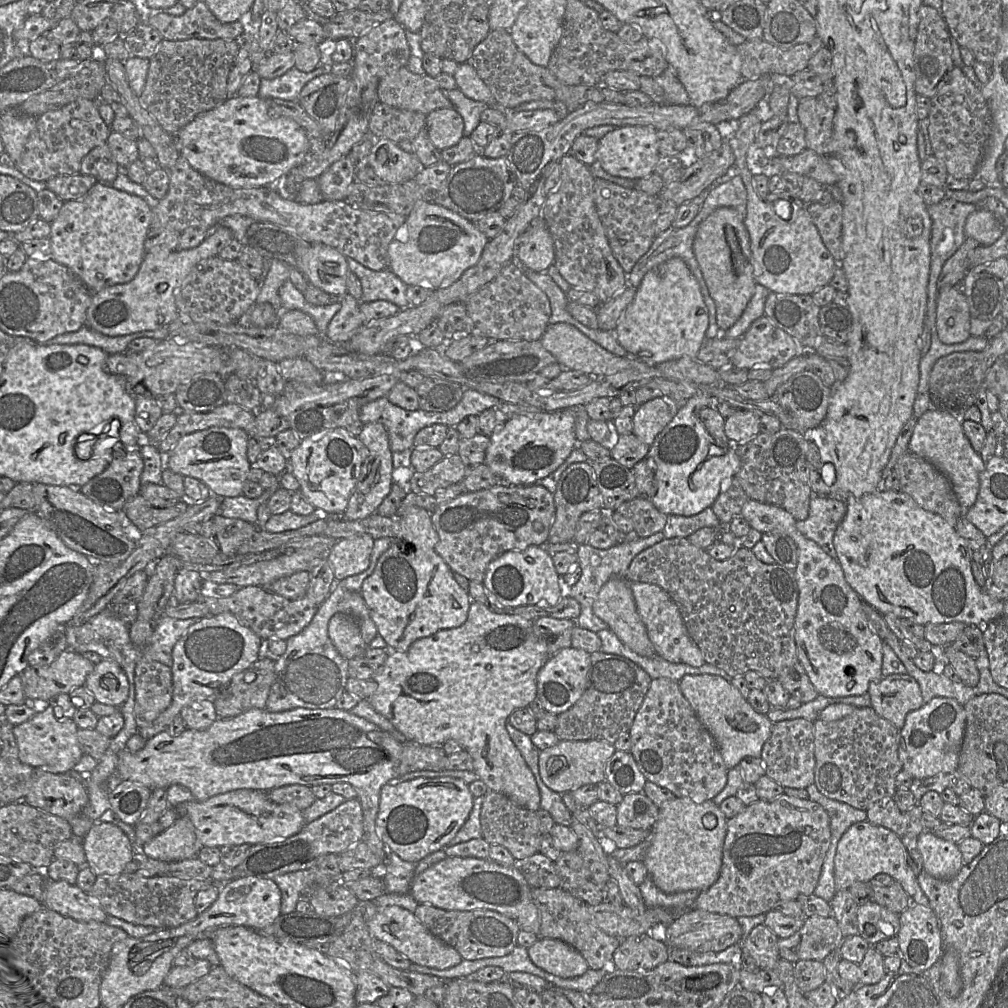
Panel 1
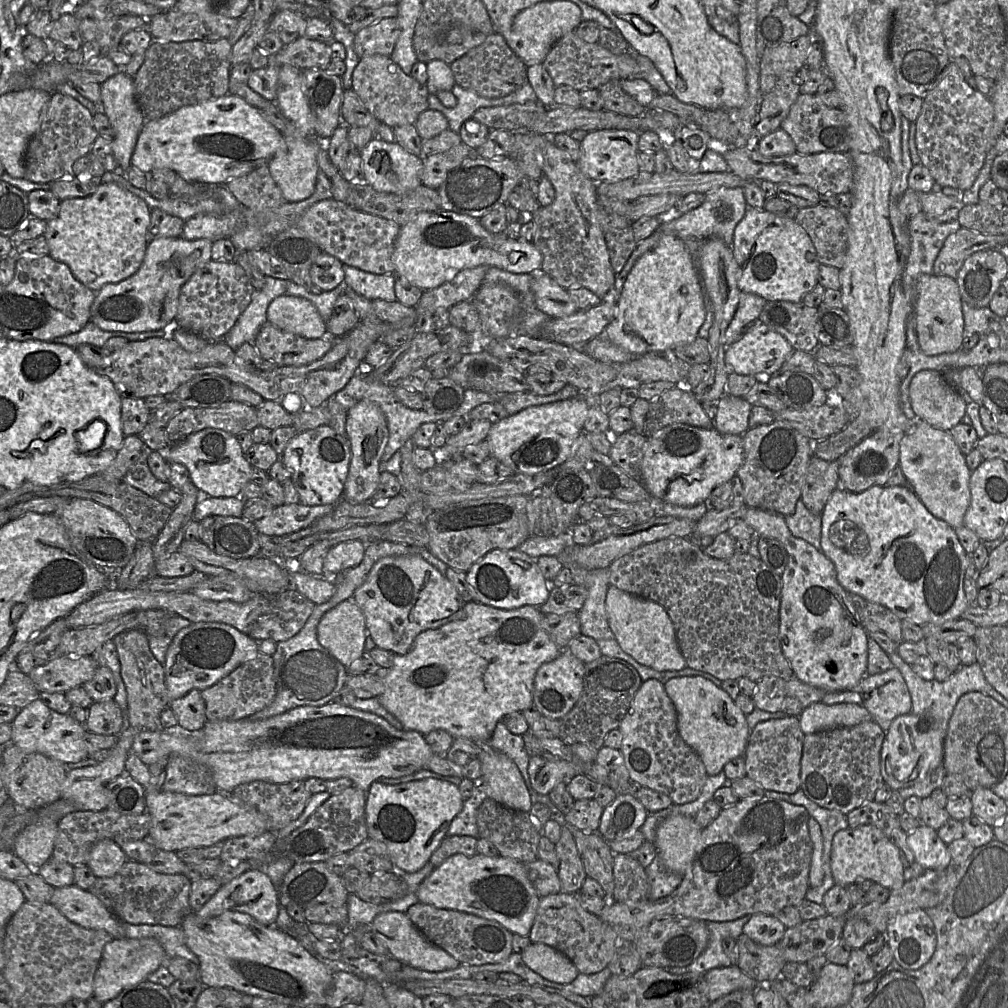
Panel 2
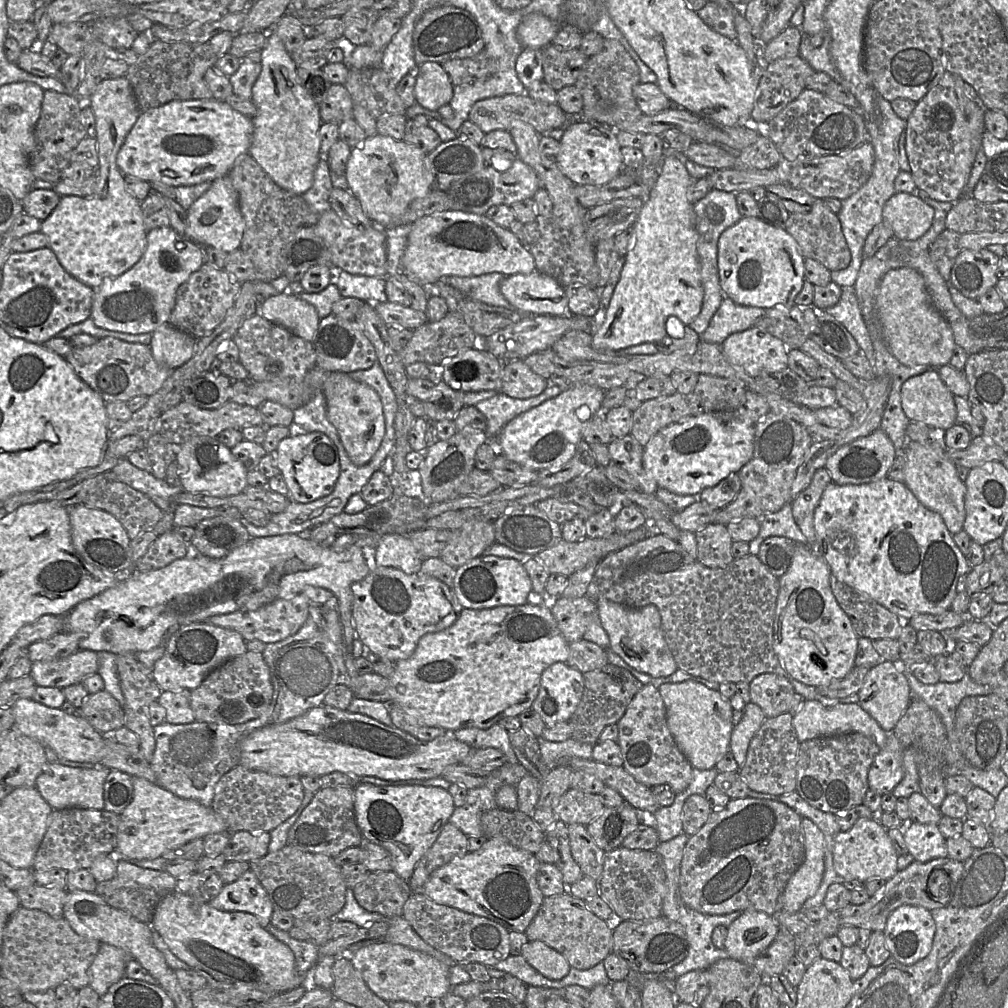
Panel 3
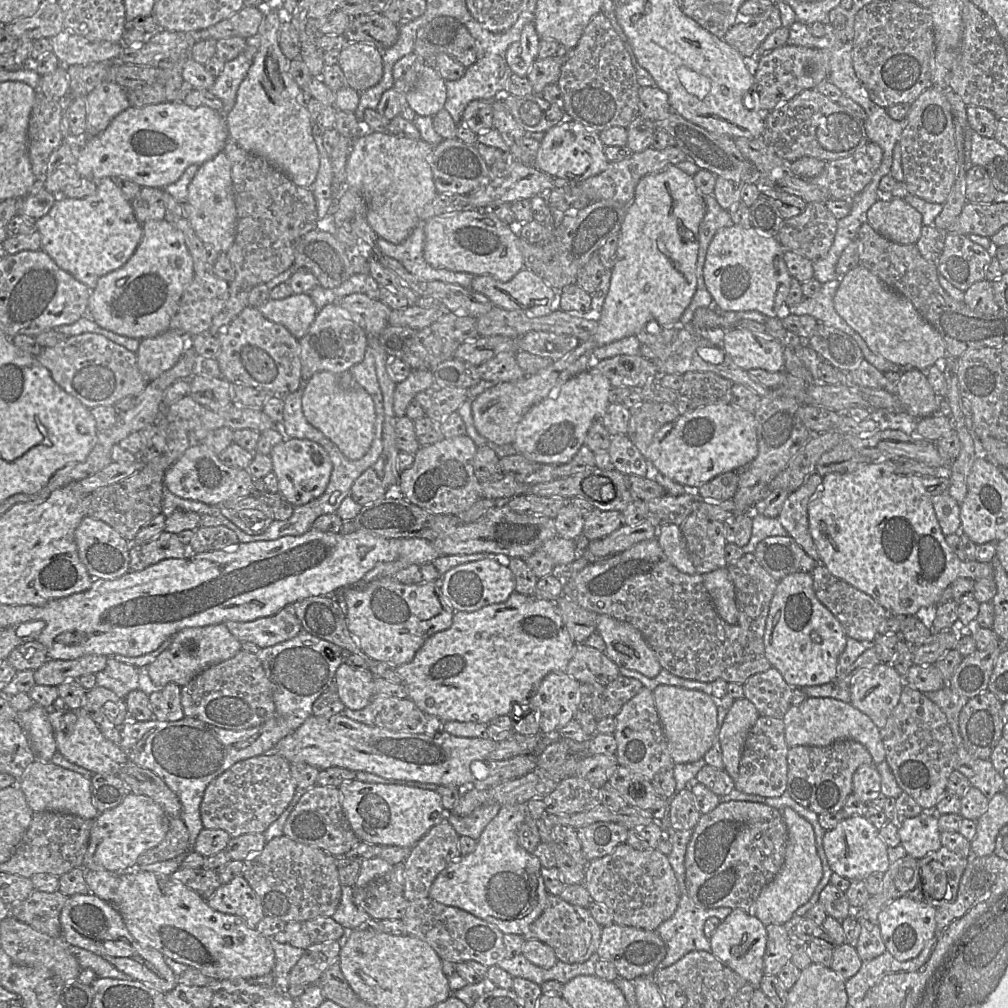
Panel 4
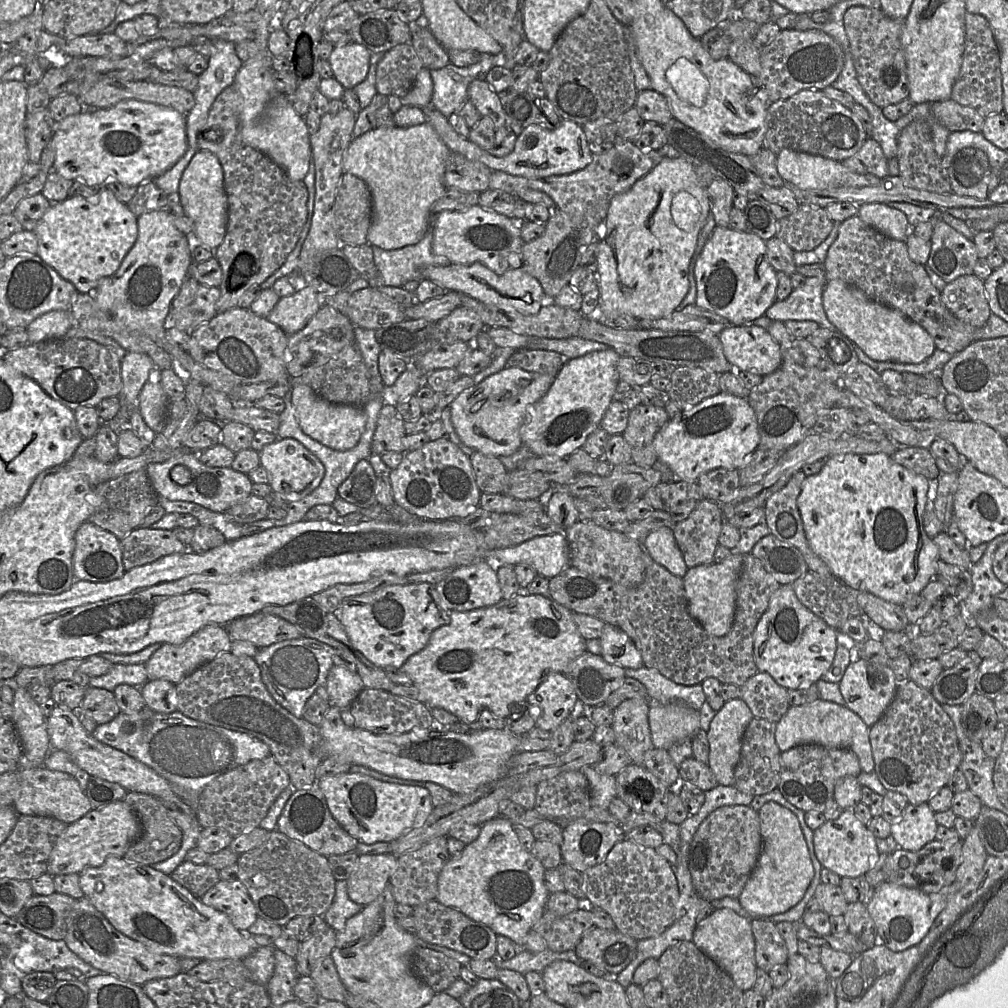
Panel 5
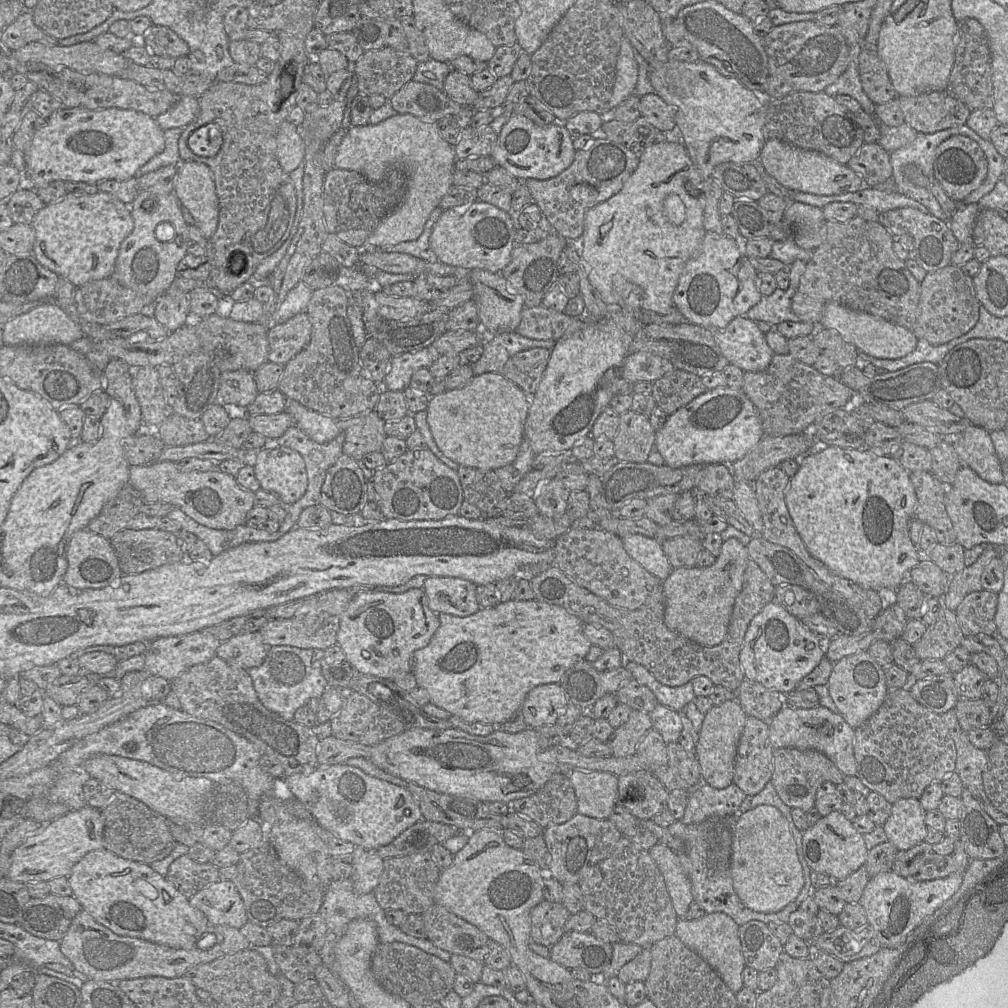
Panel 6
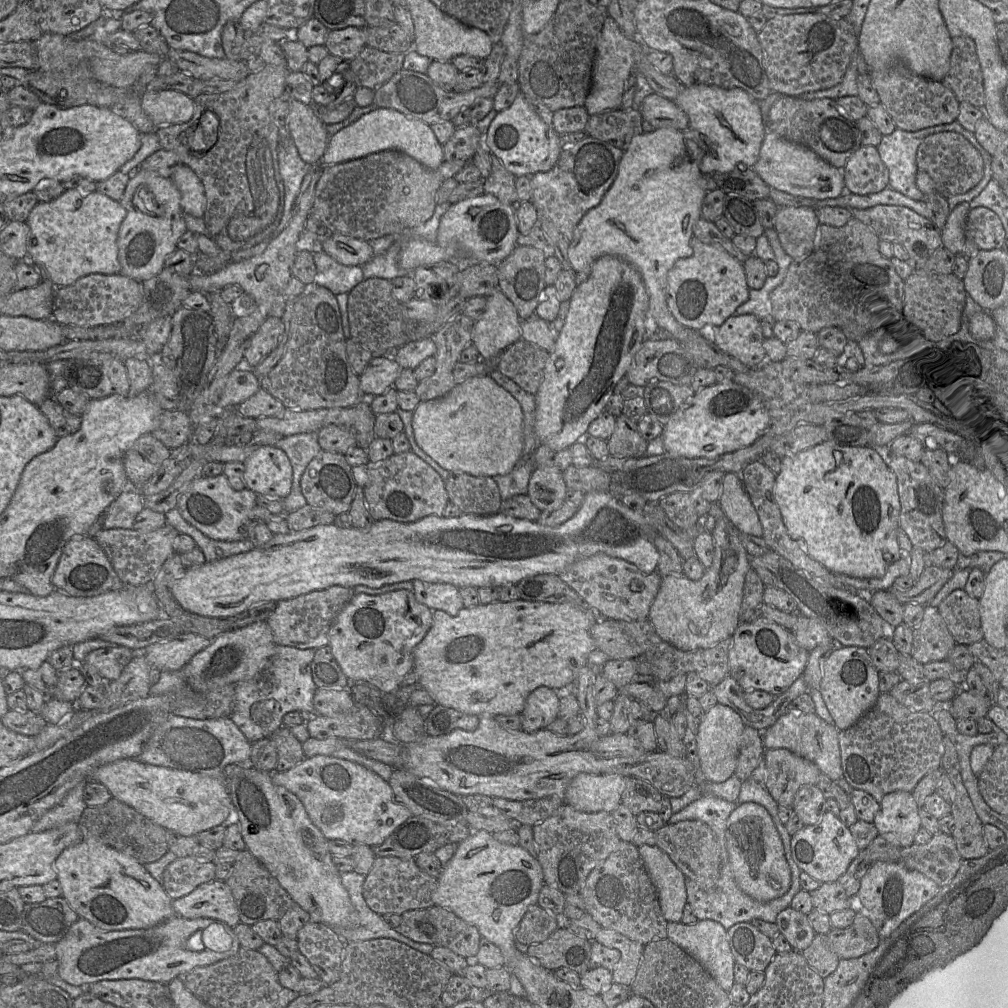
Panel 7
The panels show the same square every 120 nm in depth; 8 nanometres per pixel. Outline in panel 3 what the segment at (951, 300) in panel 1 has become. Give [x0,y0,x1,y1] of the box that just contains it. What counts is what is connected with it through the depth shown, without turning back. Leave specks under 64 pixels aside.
[875,267,956,368]

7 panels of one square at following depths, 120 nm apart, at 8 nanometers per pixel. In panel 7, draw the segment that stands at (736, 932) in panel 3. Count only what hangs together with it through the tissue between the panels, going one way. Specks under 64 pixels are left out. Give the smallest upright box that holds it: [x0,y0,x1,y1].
[667,919,735,991]

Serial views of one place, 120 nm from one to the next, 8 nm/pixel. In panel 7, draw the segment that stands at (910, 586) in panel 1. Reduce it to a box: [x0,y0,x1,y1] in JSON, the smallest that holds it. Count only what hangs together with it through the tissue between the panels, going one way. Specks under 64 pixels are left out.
[774,441,909,578]

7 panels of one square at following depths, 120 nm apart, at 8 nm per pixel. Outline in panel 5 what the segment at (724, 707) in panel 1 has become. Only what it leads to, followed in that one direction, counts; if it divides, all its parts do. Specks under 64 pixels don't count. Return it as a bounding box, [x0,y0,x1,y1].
[648,700,700,750]

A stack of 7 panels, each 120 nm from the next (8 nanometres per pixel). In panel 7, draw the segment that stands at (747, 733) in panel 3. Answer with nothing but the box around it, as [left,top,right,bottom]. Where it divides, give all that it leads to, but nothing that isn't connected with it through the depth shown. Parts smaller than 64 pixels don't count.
[696,703,744,783]

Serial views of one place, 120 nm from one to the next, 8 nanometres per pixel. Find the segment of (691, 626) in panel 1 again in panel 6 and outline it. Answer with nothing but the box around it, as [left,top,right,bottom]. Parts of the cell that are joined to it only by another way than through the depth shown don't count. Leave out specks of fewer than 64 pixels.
[530,556,775,691]

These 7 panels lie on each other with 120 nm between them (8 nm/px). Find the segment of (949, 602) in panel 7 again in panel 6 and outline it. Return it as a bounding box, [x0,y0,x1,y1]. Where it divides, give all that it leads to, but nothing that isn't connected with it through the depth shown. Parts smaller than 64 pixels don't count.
[955,590,998,636]

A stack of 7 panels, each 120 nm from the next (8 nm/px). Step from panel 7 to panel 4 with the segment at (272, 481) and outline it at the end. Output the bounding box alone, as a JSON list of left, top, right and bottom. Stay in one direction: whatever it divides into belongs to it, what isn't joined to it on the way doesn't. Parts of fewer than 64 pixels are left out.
[270,438,333,505]

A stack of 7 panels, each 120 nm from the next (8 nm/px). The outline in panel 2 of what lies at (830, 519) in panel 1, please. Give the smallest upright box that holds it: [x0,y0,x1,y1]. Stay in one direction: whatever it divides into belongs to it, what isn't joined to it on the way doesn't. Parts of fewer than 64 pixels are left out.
[784,499,822,550]

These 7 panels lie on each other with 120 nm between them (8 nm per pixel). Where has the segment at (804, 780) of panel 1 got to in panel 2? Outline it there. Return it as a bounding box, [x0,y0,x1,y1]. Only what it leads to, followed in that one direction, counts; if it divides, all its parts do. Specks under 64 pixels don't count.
[744,716,805,794]

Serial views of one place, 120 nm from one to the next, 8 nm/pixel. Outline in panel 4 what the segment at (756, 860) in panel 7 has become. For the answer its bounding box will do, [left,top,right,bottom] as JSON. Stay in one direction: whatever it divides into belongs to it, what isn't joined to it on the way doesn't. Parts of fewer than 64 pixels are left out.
[753,807,823,926]

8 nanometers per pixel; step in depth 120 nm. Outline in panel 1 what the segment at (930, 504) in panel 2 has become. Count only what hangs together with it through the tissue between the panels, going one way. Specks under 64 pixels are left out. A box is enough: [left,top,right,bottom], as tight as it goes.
[908,408,986,514]

